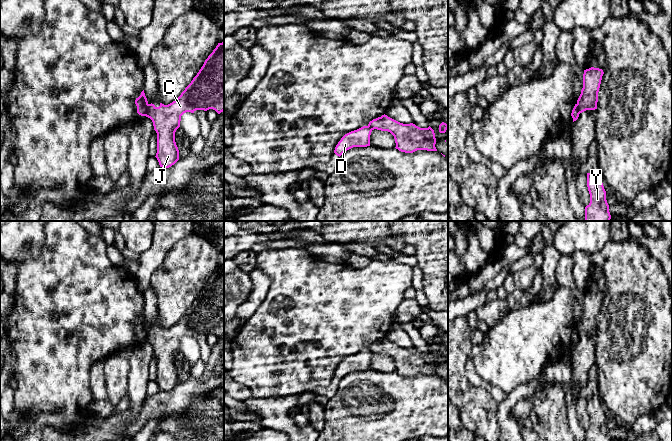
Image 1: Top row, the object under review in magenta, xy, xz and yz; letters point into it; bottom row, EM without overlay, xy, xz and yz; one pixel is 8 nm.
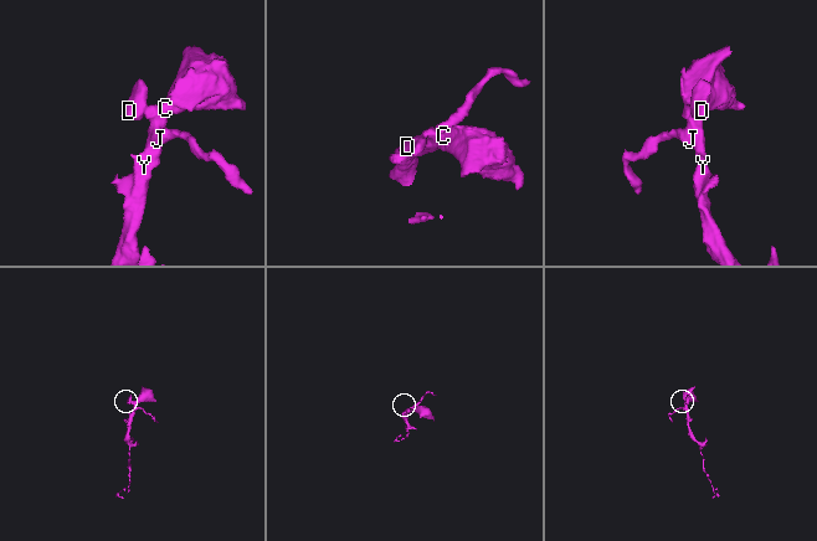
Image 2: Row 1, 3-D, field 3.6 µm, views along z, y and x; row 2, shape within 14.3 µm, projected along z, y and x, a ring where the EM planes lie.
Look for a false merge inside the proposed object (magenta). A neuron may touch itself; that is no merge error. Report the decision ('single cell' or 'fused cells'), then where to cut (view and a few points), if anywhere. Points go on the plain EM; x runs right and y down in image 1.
fused cells; cut xy (148, 328), (144, 339)

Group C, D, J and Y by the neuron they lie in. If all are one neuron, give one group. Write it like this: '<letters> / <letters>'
C J Y / D

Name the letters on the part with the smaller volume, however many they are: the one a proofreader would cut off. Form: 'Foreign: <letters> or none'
Foreign: D

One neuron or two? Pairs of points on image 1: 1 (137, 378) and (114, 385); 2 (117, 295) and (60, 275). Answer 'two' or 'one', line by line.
1: two
2: one

